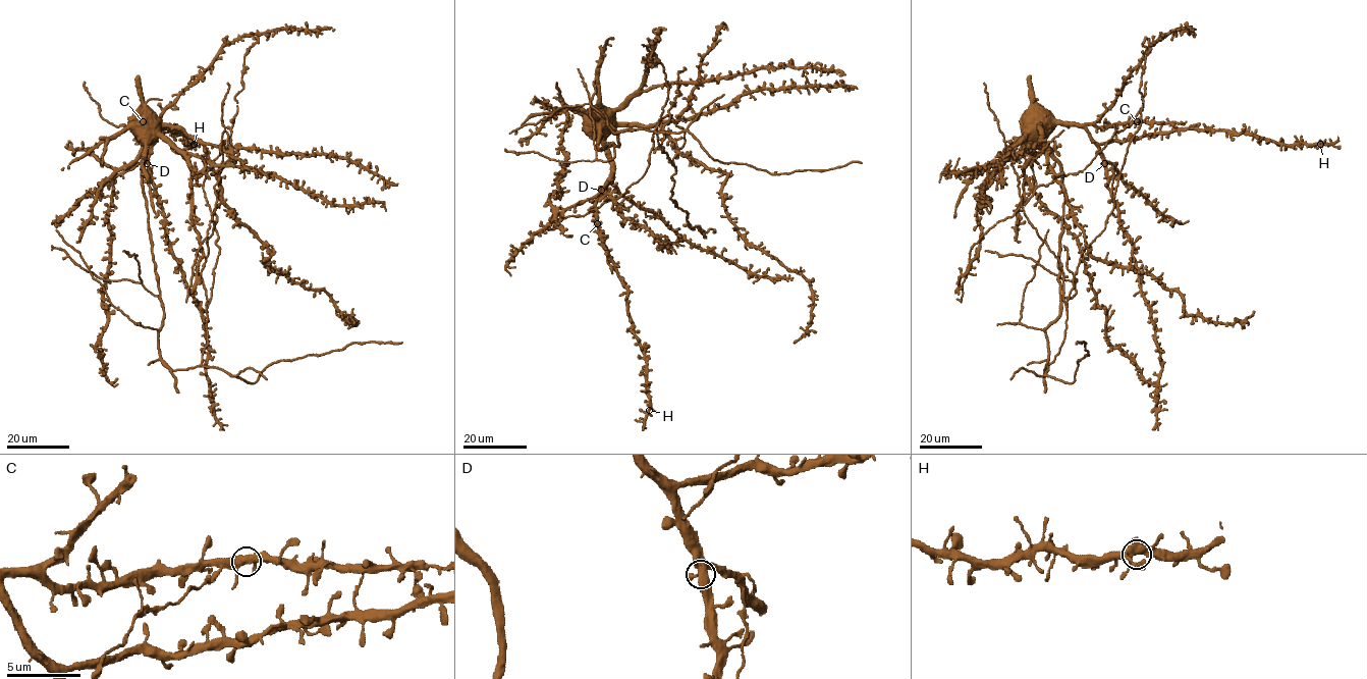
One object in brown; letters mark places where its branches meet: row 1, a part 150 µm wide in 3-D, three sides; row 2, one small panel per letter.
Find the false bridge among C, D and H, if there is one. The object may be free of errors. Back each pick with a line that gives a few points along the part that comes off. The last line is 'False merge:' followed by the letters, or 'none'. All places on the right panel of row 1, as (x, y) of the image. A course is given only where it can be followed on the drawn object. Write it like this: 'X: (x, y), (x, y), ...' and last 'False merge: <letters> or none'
False merge: none

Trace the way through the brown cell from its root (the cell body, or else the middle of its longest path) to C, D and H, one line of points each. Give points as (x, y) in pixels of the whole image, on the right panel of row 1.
C: (1023, 125), (1027, 122), (1073, 122), (1111, 126), (1138, 121)
D: (1023, 125), (1027, 122), (1073, 122), (1082, 126), (1104, 163)
H: (1023, 125), (1073, 122), (1098, 144), (1185, 128), (1249, 133), (1289, 145), (1320, 144)

